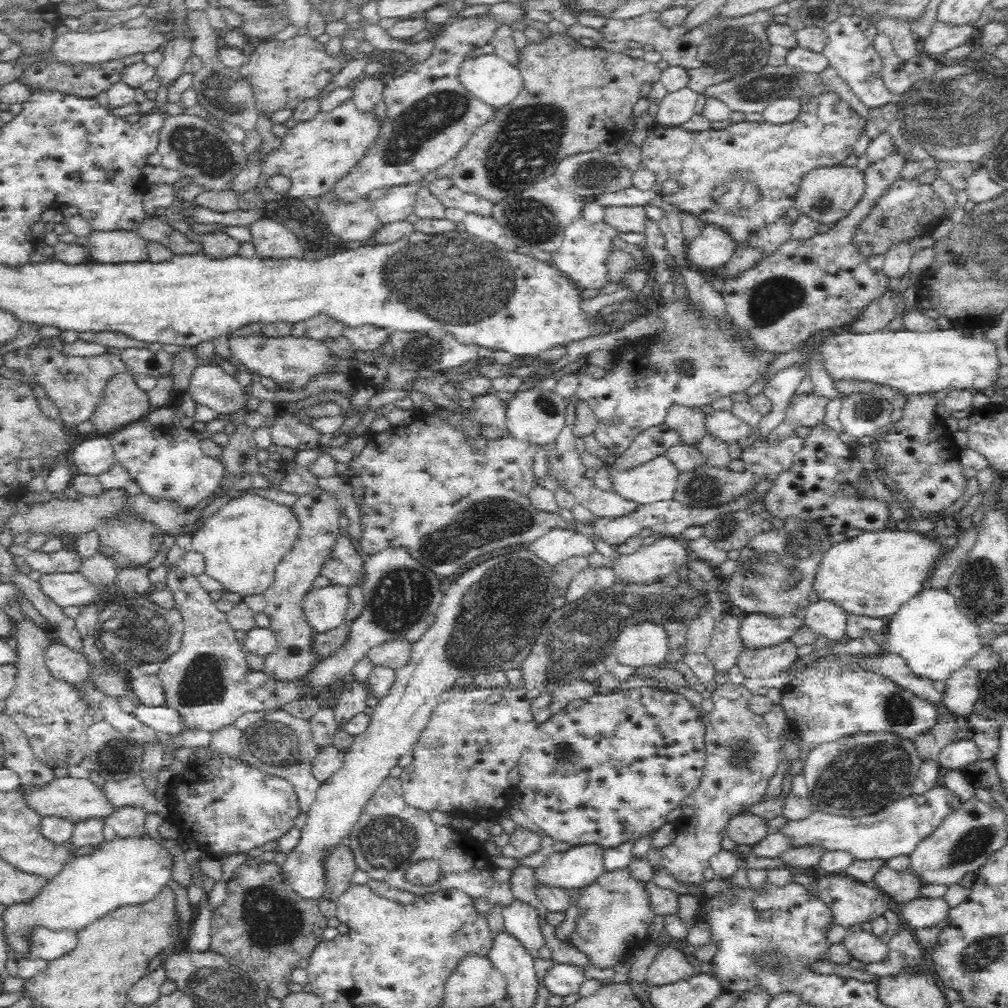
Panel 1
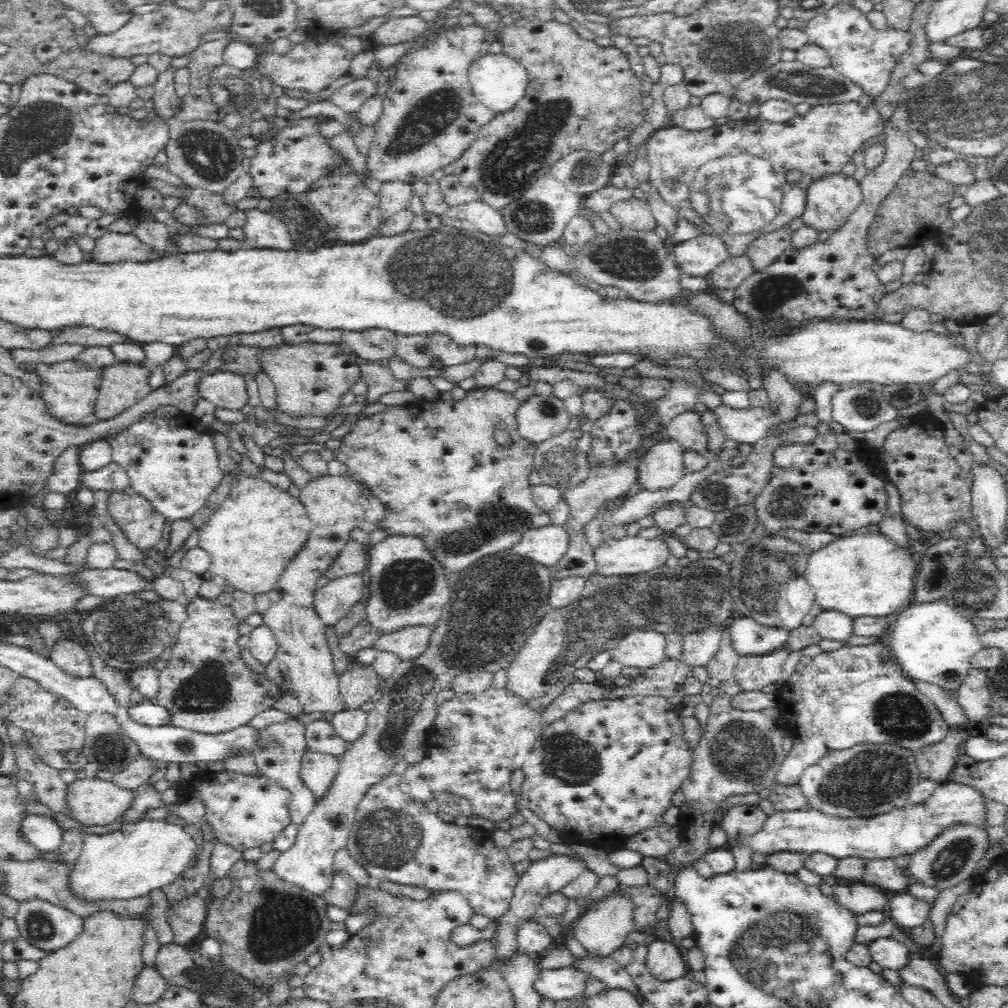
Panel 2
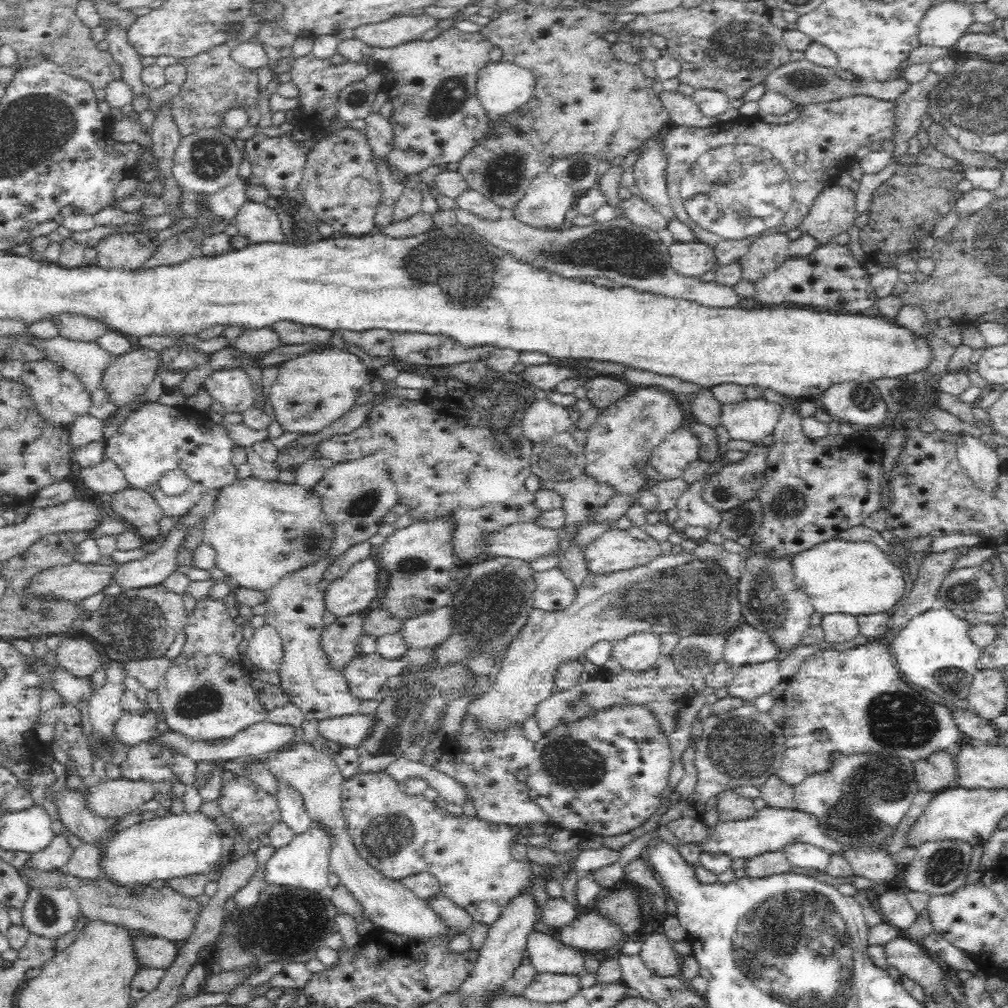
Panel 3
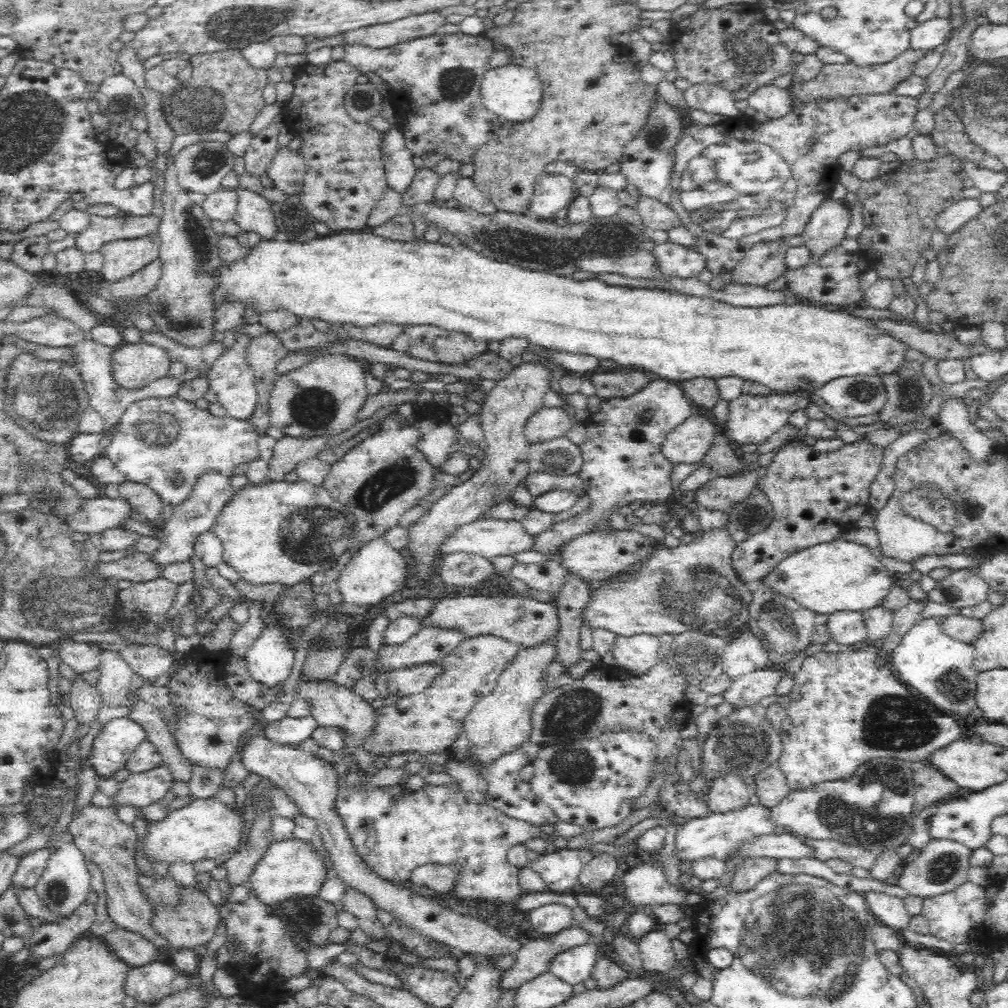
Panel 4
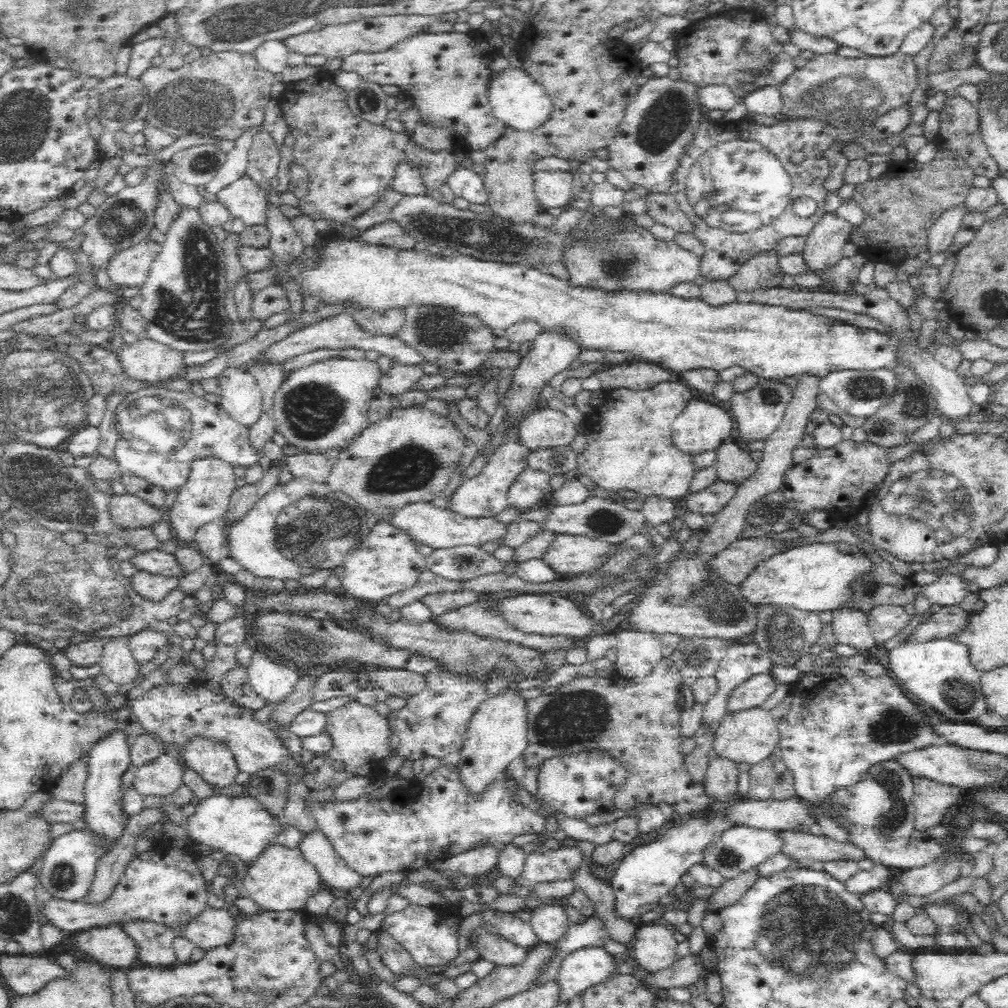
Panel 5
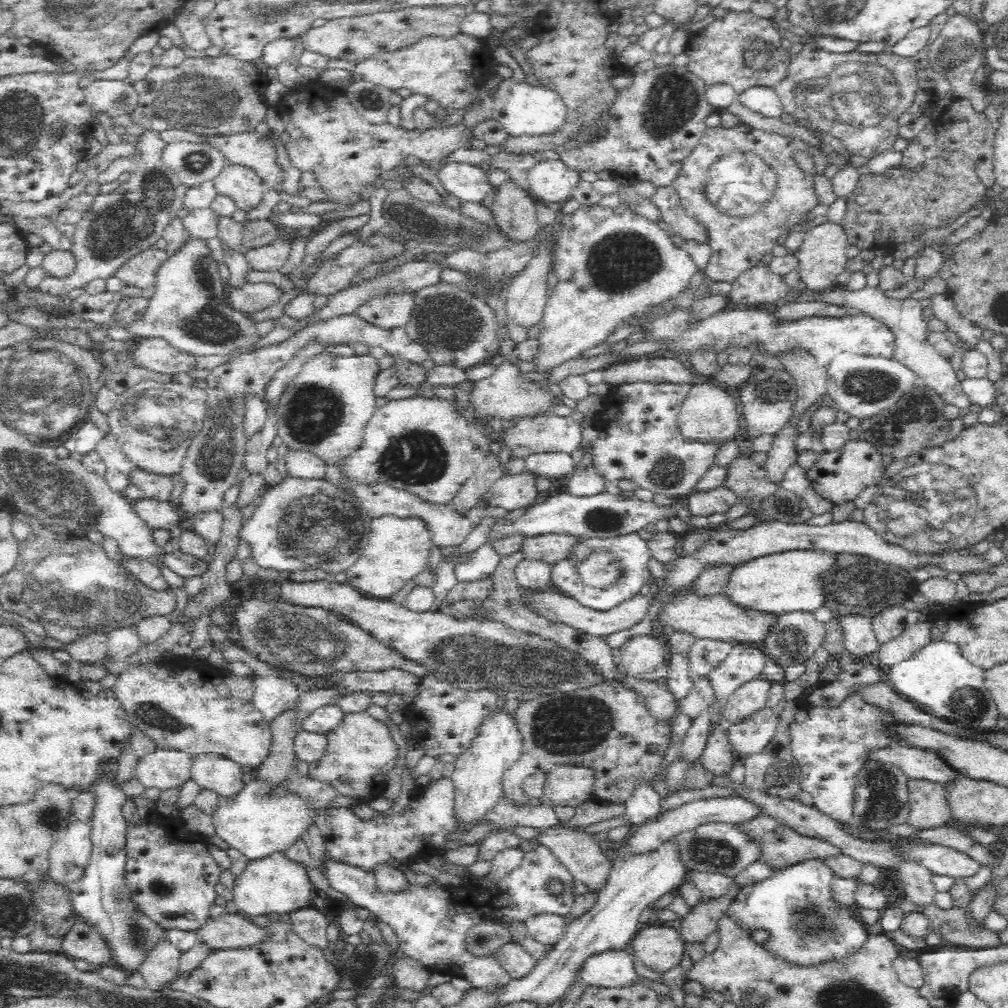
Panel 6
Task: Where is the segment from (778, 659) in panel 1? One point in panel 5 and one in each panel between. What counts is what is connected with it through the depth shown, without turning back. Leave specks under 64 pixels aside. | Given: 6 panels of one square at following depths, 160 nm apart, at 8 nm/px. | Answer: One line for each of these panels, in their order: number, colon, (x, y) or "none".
2: (752, 673)
3: (749, 682)
4: (745, 691)
5: (751, 694)

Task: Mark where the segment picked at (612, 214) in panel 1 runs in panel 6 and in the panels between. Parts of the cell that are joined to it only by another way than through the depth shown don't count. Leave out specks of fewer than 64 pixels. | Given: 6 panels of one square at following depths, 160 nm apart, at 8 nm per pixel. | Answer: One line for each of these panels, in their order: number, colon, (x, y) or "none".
2: (633, 213)
3: (641, 213)
4: (656, 215)
5: (662, 207)
6: (666, 198)

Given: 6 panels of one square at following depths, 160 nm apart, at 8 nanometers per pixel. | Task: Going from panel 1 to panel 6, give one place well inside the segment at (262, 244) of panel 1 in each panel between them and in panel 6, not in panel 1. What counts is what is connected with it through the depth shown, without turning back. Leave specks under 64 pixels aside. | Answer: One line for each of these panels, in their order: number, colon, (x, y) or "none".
2: (261, 229)
3: (256, 221)
4: (253, 213)
5: (243, 199)
6: (241, 183)

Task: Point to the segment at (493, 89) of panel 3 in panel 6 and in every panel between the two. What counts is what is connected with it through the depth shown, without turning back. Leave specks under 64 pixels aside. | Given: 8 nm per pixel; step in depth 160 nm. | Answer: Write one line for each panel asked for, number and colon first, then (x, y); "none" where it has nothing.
4: (513, 93)
5: (517, 101)
6: (529, 109)

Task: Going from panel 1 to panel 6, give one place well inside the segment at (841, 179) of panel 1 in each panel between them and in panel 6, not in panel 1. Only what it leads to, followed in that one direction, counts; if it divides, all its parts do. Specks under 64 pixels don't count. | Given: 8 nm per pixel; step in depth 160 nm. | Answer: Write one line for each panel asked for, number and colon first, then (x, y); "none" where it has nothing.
2: (831, 200)
3: (833, 212)
4: (825, 230)
5: (823, 247)
6: (821, 256)

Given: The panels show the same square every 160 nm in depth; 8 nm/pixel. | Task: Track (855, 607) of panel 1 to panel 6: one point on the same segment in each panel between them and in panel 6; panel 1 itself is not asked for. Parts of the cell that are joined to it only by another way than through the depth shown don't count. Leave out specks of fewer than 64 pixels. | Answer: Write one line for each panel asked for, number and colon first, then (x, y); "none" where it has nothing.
2: (866, 575)
3: (838, 576)
4: (838, 575)
5: (815, 577)
6: (783, 582)

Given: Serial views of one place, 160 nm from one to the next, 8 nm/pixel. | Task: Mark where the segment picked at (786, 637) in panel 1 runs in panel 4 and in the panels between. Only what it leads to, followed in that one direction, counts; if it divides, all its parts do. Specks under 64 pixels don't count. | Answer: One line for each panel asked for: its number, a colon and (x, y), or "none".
2: (748, 638)
3: (746, 645)
4: (741, 656)

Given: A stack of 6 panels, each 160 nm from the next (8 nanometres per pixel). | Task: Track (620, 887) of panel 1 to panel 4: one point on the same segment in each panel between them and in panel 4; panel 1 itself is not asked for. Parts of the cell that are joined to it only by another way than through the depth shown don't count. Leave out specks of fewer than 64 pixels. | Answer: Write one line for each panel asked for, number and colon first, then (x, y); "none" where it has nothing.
2: (603, 928)
3: (589, 932)
4: (534, 958)

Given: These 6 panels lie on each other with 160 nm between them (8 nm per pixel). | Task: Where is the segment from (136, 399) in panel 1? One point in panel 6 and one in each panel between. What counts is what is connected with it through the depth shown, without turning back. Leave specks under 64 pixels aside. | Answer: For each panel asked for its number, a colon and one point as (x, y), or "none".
2: (122, 384)
3: (128, 375)
4: (133, 365)
5: (147, 360)
6: (157, 354)

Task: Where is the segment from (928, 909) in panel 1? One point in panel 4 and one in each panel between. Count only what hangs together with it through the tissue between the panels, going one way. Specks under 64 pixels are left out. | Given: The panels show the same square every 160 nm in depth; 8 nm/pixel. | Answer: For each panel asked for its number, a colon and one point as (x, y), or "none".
2: (907, 912)
3: (893, 907)
4: (888, 910)

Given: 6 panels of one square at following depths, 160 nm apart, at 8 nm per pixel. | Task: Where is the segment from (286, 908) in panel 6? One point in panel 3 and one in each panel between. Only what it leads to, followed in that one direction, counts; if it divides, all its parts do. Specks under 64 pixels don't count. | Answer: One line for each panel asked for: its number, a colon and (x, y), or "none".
3: (303, 864)
4: (289, 869)
5: (281, 880)

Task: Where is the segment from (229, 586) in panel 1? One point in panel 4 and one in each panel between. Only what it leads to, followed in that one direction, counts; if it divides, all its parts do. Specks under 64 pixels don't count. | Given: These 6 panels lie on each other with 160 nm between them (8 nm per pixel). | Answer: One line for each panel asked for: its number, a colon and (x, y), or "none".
2: (257, 530)
3: (261, 530)
4: (283, 532)

